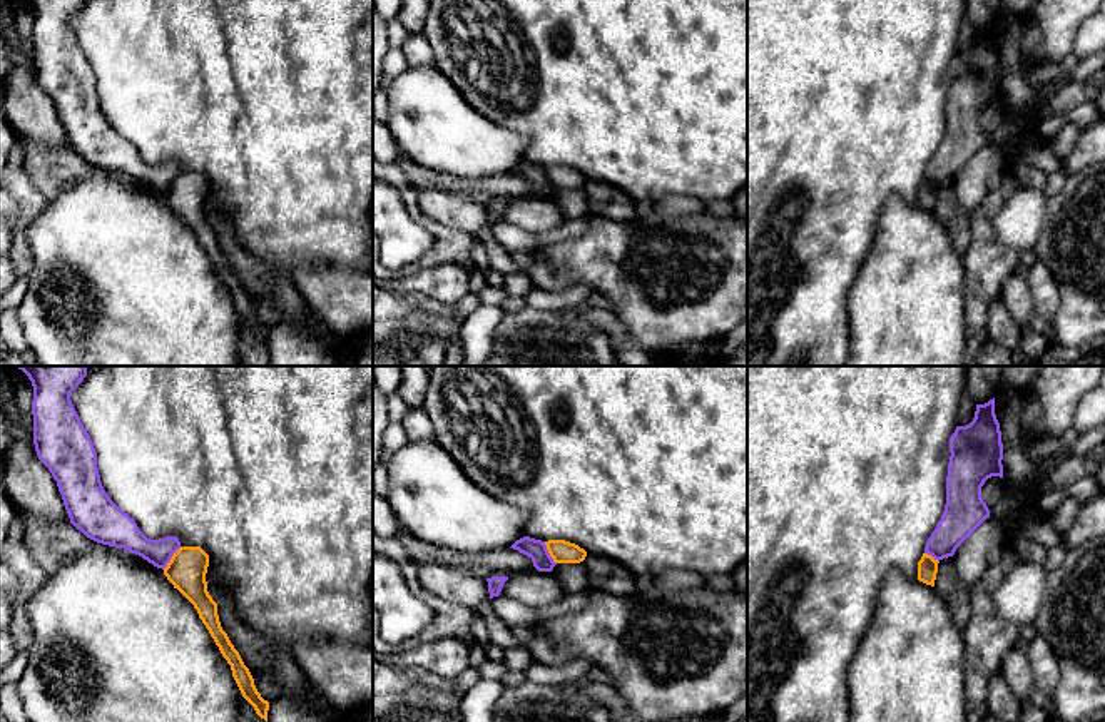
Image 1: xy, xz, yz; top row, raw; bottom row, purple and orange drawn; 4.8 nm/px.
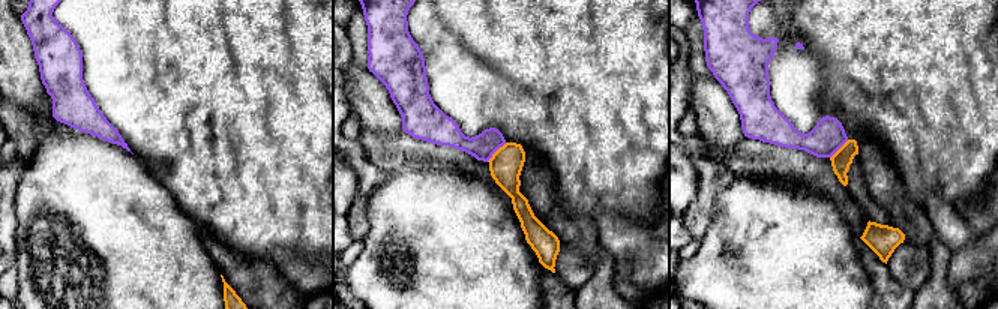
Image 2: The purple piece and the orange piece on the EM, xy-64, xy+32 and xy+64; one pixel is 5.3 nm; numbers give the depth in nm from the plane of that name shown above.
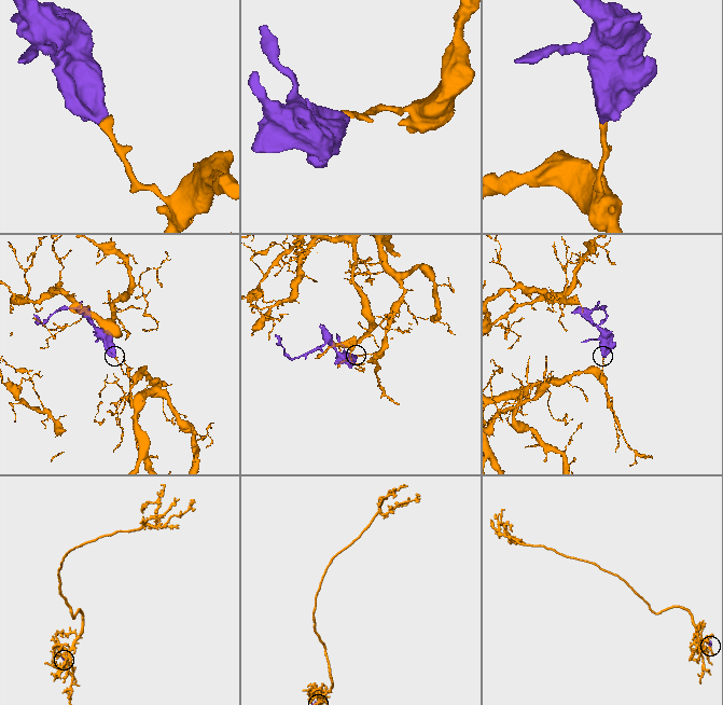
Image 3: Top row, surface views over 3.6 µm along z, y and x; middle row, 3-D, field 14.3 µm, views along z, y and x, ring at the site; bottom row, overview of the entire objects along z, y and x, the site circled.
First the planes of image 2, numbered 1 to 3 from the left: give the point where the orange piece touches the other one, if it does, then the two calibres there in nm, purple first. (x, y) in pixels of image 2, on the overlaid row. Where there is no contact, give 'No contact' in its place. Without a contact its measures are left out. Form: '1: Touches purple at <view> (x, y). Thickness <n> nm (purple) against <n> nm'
1: No contact
2: Touches purple at xy+32 (495, 150). Thickness 140 nm (purple) against 180 nm
3: Touches purple at xy+64 (839, 147). Thickness 180 nm (purple) against 110 nm

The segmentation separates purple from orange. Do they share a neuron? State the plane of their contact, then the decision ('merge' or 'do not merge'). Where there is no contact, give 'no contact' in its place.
xy | do not merge

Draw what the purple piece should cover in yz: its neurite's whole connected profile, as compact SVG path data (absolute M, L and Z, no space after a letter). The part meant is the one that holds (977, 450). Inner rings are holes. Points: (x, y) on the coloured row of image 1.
M995 398L976 404L970 425L956 426L950 438L950 453L945 511L924 547L924 553L938 562L953 557L956 548L990 518L981 486L991 476L1003 478L1003 443Z

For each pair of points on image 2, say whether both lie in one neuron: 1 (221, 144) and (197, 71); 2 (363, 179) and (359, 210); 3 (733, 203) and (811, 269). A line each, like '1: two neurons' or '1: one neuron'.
1: one neuron
2: one neuron
3: one neuron

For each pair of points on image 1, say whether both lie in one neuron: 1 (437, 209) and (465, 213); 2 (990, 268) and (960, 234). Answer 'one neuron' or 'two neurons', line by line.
1: one neuron
2: two neurons

